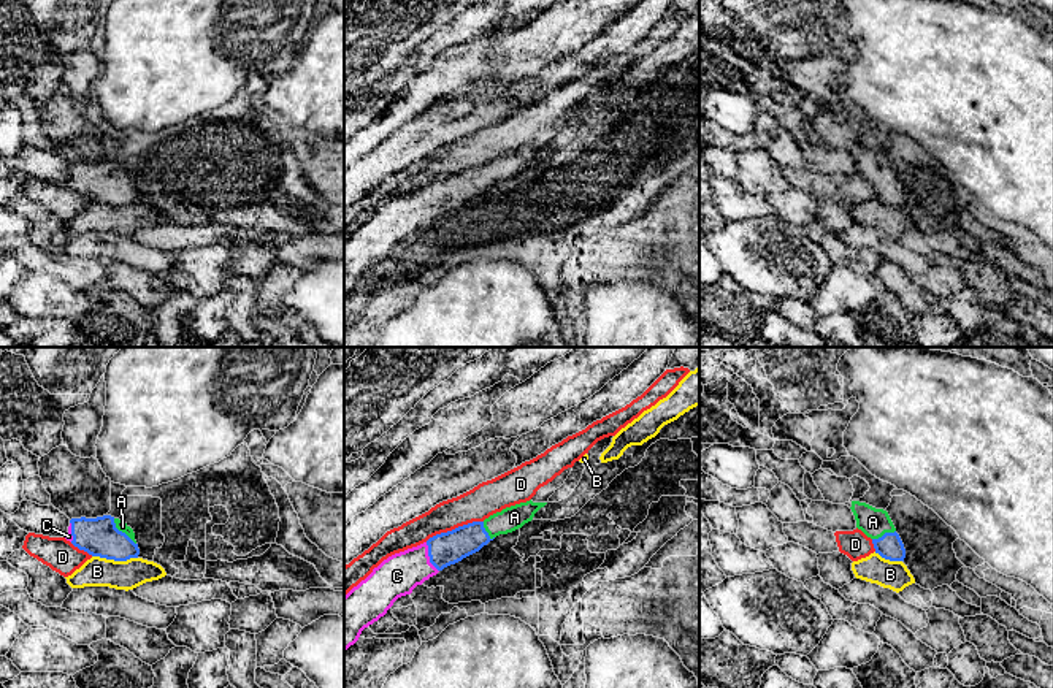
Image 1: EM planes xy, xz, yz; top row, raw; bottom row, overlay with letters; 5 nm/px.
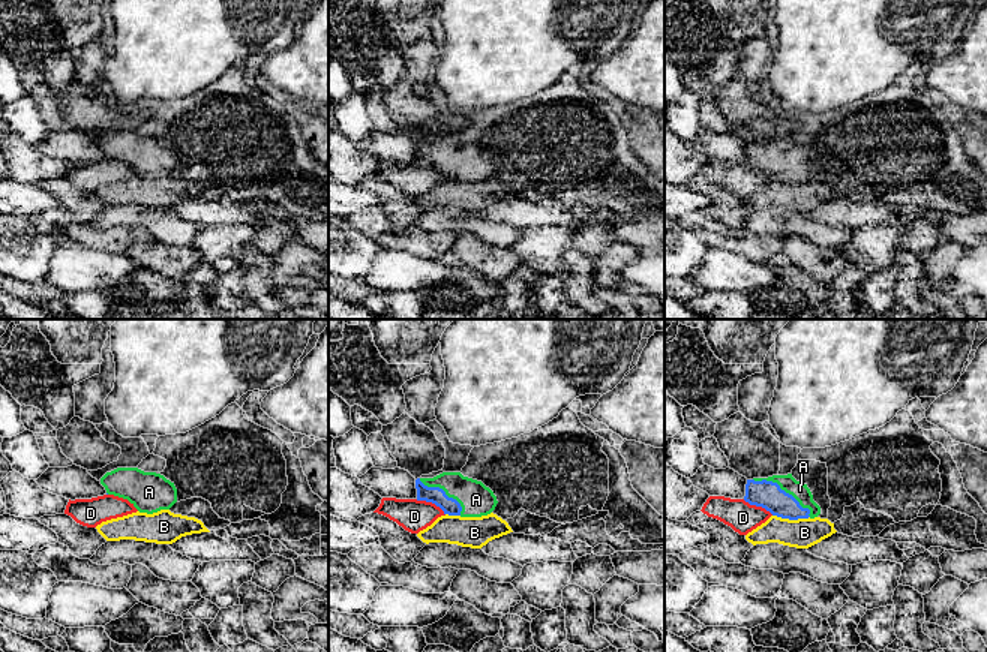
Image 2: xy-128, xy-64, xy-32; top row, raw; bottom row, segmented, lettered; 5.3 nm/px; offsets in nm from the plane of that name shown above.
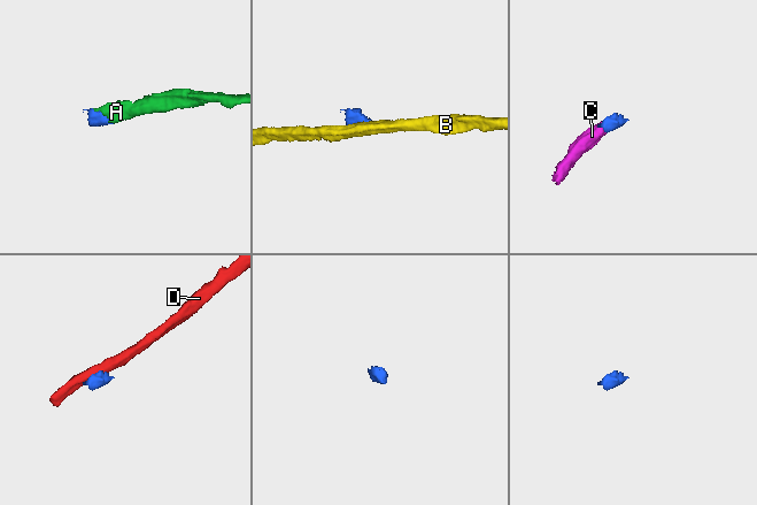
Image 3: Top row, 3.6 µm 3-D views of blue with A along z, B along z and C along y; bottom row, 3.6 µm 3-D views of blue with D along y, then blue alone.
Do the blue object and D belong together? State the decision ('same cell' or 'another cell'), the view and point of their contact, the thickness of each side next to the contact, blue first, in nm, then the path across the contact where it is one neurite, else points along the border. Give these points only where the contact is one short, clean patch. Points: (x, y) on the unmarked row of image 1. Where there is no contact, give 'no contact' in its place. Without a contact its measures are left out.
another cell | xz (455, 173) | 170/170 nm | along xz (482, 165), (473, 165), (436, 178), (425, 186)

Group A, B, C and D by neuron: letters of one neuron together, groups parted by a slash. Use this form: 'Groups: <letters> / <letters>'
Groups: A C / B / D

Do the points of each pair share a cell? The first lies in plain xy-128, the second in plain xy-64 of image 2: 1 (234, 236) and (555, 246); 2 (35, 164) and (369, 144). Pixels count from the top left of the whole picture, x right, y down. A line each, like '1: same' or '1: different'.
1: same
2: different

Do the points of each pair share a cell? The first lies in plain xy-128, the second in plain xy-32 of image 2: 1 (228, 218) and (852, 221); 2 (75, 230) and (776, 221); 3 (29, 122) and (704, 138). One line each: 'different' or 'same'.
1: same
2: different
3: different

